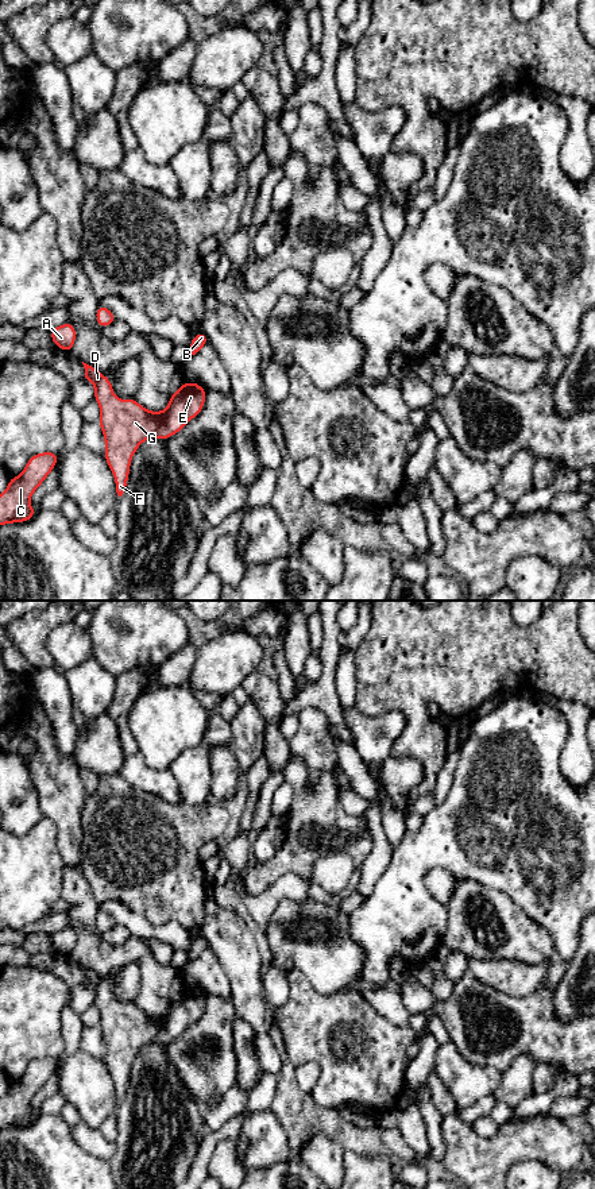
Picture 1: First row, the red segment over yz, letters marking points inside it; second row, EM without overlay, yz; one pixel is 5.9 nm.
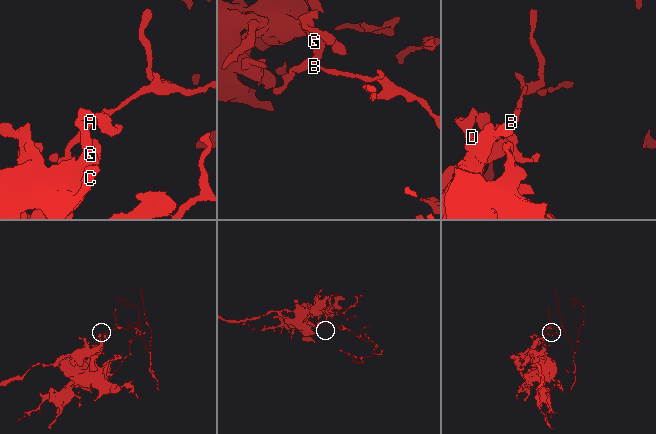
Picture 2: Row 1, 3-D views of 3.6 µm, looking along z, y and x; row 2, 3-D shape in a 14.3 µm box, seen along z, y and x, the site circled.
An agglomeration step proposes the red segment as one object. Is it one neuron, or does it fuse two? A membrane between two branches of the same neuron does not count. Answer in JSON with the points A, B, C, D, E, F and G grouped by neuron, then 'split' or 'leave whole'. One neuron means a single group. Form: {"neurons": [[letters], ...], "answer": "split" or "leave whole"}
{"neurons": [["A", "C", "D", "E", "F", "G"], ["B"]], "answer": "split"}

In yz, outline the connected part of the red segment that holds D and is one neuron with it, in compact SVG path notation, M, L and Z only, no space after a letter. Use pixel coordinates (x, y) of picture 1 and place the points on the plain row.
M84 968L85 985L94 989L94 1004L100 1011L98 1027L105 1045L104 1063L115 1081L116 1097L123 1100L130 1069L138 1051L150 1043L167 1045L178 1038L204 1012L206 995L200 989L182 988L165 1015L150 1016L134 1003L119 1004L111 985L97 973Z

